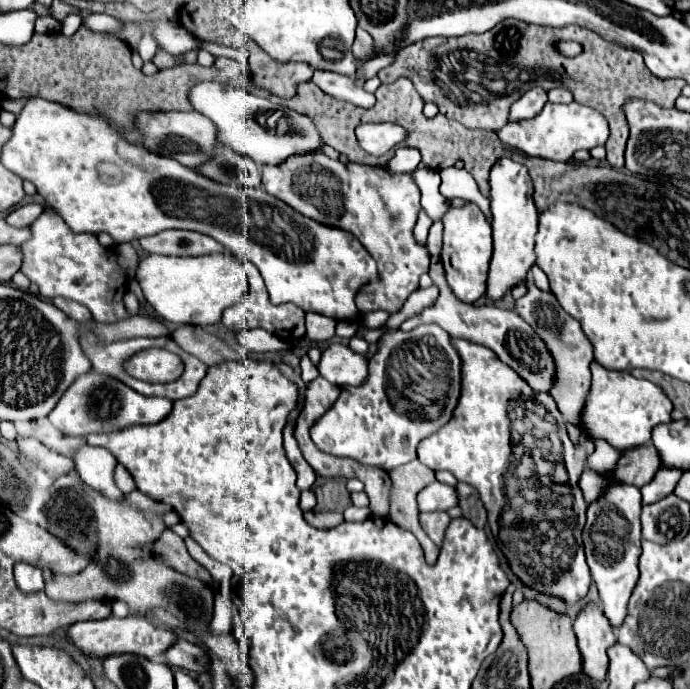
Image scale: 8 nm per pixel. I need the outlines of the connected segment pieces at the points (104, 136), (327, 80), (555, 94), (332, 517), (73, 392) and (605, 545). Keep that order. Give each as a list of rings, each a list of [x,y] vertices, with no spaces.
[[[41,97],[29,99],[13,125],[13,137],[3,147],[1,161],[21,179],[35,183],[37,193],[43,195],[49,207],[57,209],[75,233],[97,235],[105,231],[115,239],[115,243],[129,243],[165,229],[189,229],[217,239],[227,251],[251,261],[259,269],[269,299],[275,305],[295,303],[303,311],[321,313],[333,317],[335,321],[353,321],[359,317],[355,293],[361,285],[379,279],[375,259],[367,253],[359,239],[355,239],[355,235],[307,219],[263,189],[235,187],[235,183],[215,183],[199,175],[195,169],[183,167],[175,159],[159,157],[139,145],[127,143],[103,119],[77,113],[61,103]]]
[[[315,71],[311,81],[321,91],[325,91],[327,95],[331,95],[335,99],[343,99],[343,101],[349,101],[349,103],[365,107],[365,109],[375,105],[375,95],[367,93],[353,77],[335,75],[331,71]]]
[[[558,87],[549,91],[549,101],[553,101],[553,103],[571,103],[573,96],[566,87]]]
[[[307,511],[305,521],[315,529],[331,529],[331,527],[343,523],[343,515],[337,511],[321,511],[321,513]]]
[[[89,371],[81,375],[59,399],[55,409],[51,411],[51,423],[63,431],[65,435],[85,437],[89,433],[107,433],[123,427],[131,427],[137,423],[159,423],[173,409],[173,401],[165,397],[145,397],[135,393],[125,383],[101,375],[97,371]]]
[[[619,481],[611,483],[611,487],[605,487],[603,495],[587,507],[587,525],[583,529],[587,565],[599,589],[603,613],[613,627],[623,623],[627,615],[627,601],[639,579],[637,561],[641,555],[641,507],[641,491],[635,485],[625,485]]]

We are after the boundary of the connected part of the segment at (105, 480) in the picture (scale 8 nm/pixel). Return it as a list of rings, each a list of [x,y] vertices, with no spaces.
[[[83,445],[79,447],[73,455],[71,455],[77,473],[81,475],[81,479],[91,485],[93,489],[97,489],[99,493],[103,493],[109,499],[119,499],[123,497],[123,493],[119,491],[119,487],[115,485],[113,479],[113,471],[117,465],[117,459],[111,455],[111,451],[107,451],[105,447],[93,447],[93,445]]]

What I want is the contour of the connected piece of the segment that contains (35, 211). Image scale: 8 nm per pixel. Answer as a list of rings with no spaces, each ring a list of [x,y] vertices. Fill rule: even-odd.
[[[27,203],[27,205],[21,205],[17,209],[13,209],[9,215],[7,215],[7,221],[13,225],[13,227],[27,227],[31,225],[41,213],[43,213],[45,205],[41,203]]]

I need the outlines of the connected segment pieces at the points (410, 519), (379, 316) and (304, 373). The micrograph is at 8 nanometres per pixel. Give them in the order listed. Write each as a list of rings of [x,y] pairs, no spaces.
[[[415,459],[403,467],[393,469],[391,479],[393,479],[395,487],[393,487],[393,495],[391,495],[389,519],[397,525],[399,525],[399,521],[403,521],[403,525],[399,525],[399,527],[405,527],[411,533],[415,533],[425,551],[425,559],[435,561],[439,555],[439,547],[421,529],[419,507],[417,507],[417,493],[433,481],[433,471]]]
[[[374,311],[363,314],[361,316],[361,322],[367,328],[375,329],[384,325],[384,323],[387,322],[390,316],[391,314],[386,311]]]
[[[303,355],[303,357],[301,357],[301,377],[303,377],[303,381],[309,383],[309,381],[313,381],[317,375],[319,375],[317,367],[311,363],[311,359],[309,359],[307,355]]]

